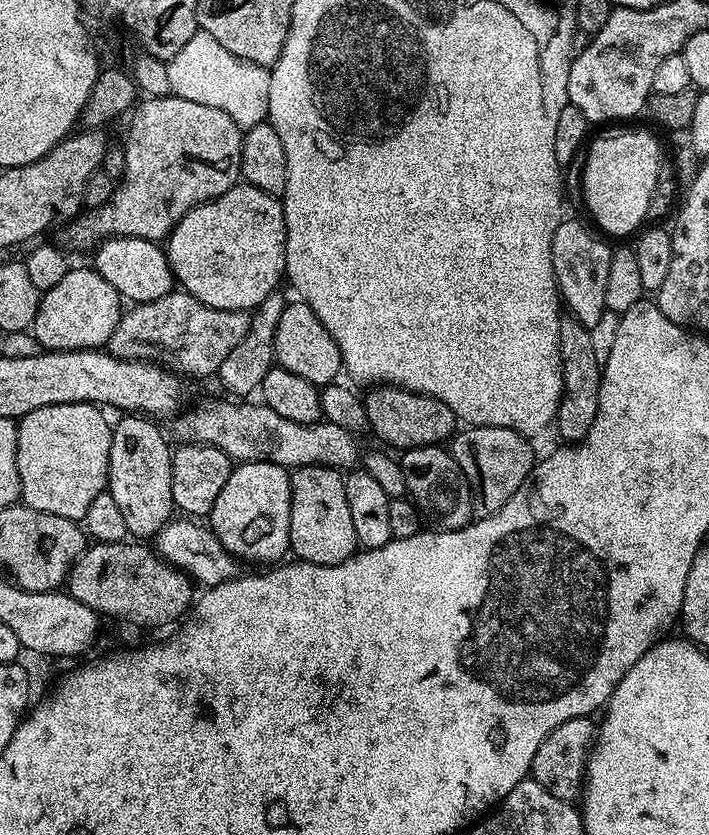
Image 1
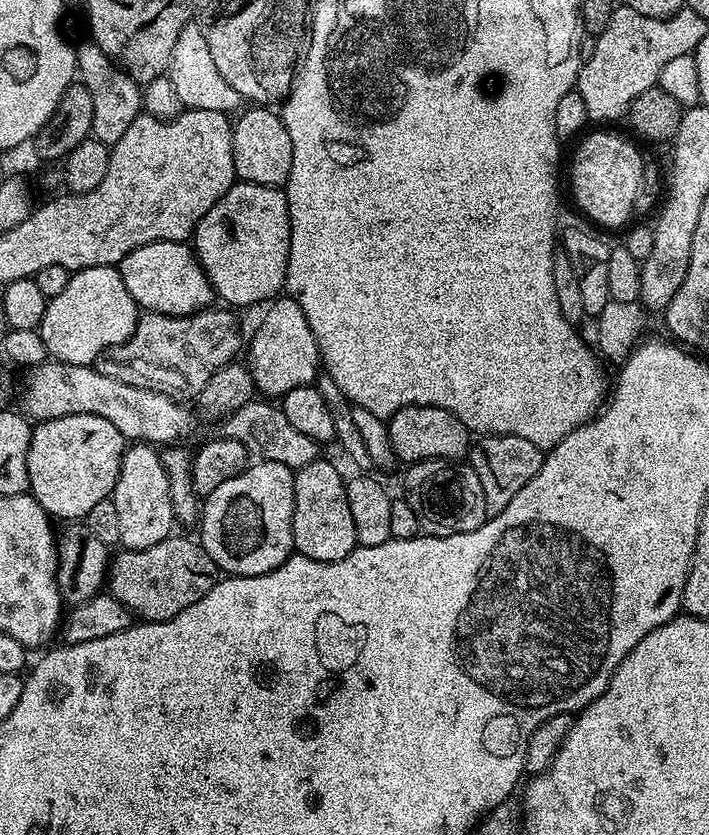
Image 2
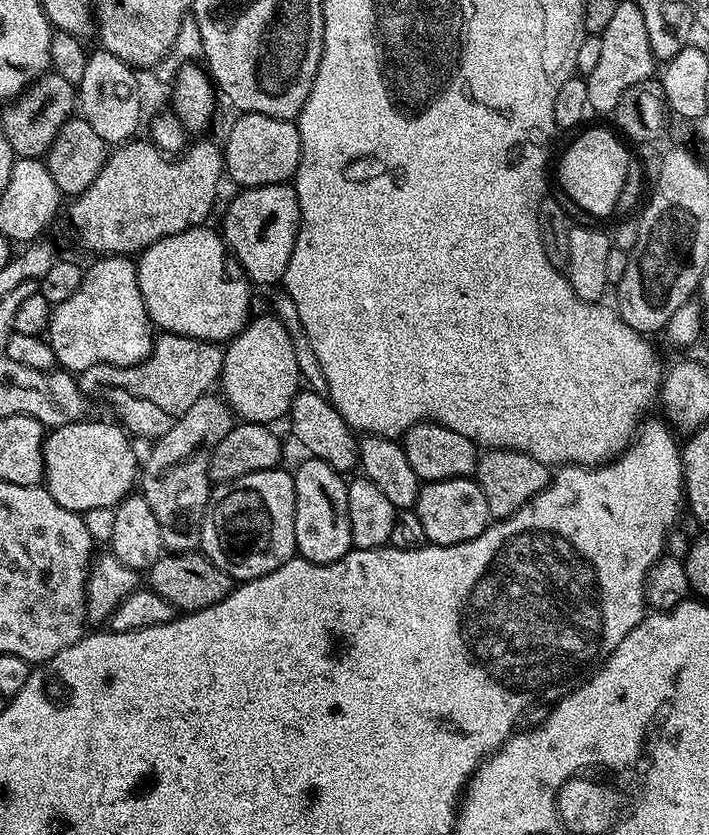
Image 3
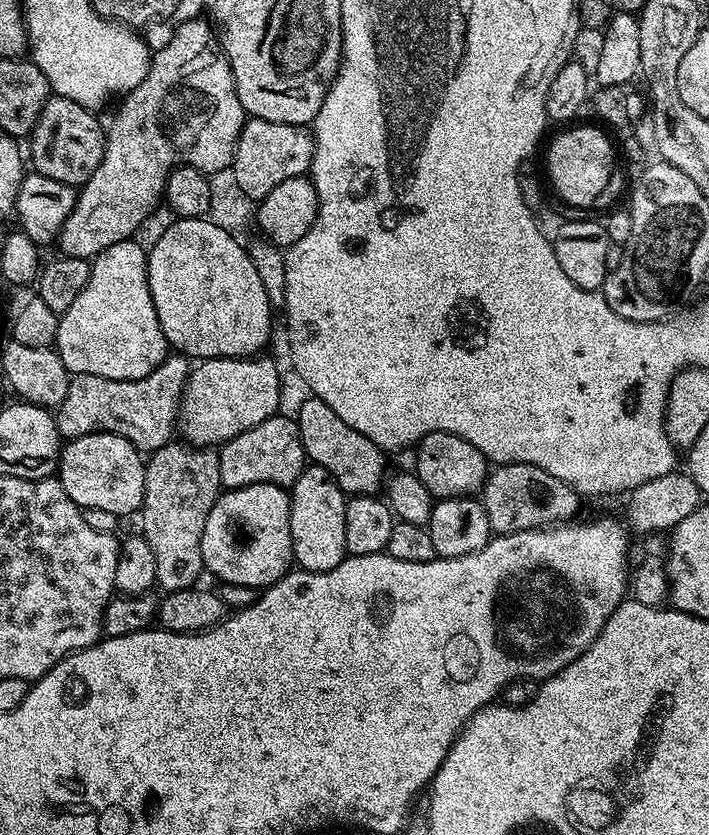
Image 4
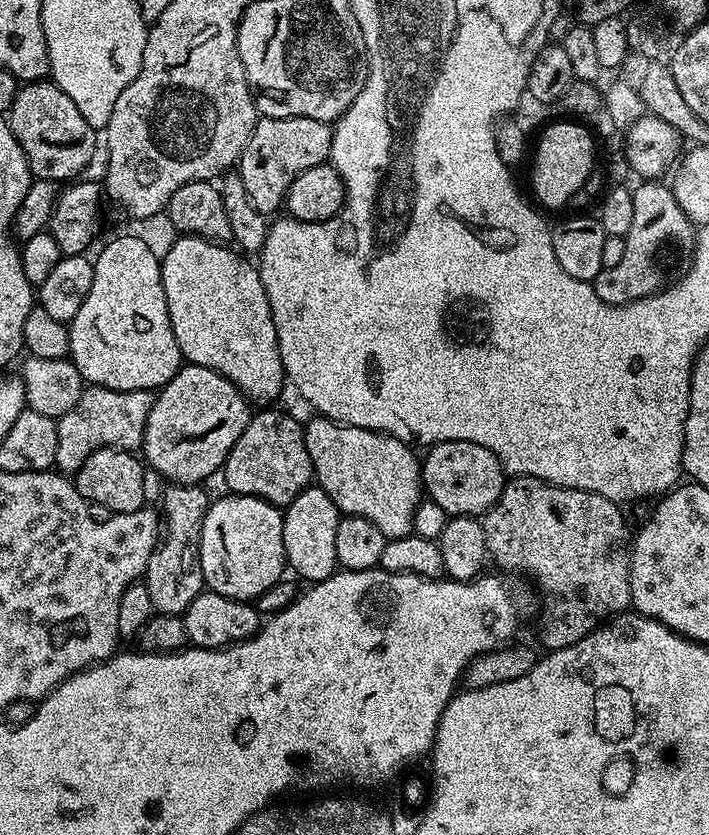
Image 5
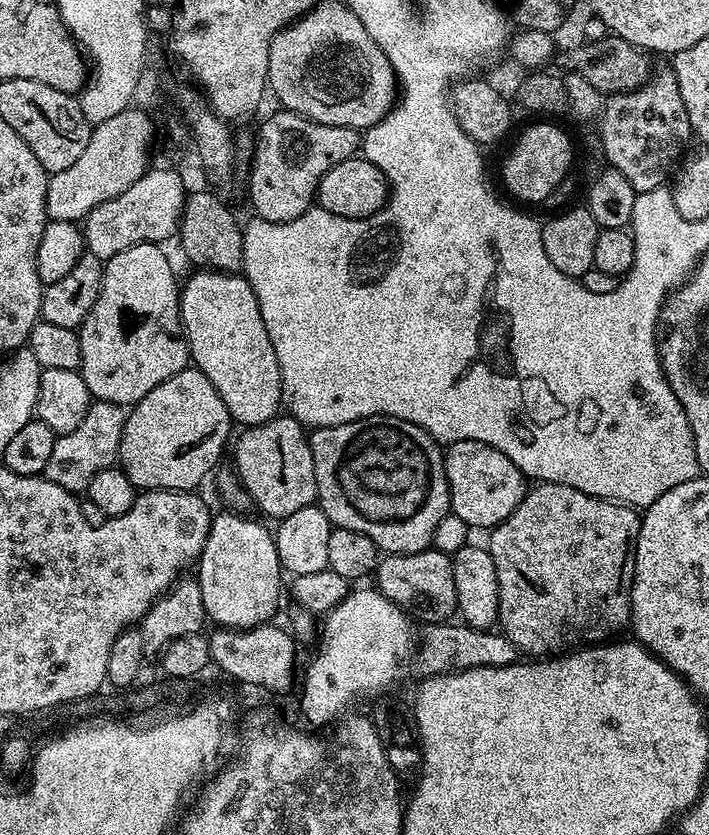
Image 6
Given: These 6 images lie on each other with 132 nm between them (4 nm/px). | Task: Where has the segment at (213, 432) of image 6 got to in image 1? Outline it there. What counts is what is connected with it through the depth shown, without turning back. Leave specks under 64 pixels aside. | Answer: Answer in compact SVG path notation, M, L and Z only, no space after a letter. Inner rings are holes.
M299 298L293 301L293 304L292 301L285 303L282 318L278 318L278 330L274 334L275 363L290 370L290 374L298 374L298 378L306 378L311 384L331 384L342 372L338 342L334 342L330 330L322 326L318 314L314 314L308 304Z

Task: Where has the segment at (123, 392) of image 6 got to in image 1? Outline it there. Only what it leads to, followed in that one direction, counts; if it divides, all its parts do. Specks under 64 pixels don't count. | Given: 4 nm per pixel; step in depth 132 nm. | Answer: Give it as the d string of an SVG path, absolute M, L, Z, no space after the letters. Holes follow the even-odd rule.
M72 266L69 267L66 278L58 282L58 286L54 286L41 295L38 314L34 318L30 331L38 338L41 349L50 352L73 352L83 348L100 350L107 345L110 334L114 334L118 326L122 315L120 304L122 305L122 297L118 294L118 290L114 290L114 286L110 286L110 282L106 282L106 278L102 278L102 274L98 274L95 267L76 268Z

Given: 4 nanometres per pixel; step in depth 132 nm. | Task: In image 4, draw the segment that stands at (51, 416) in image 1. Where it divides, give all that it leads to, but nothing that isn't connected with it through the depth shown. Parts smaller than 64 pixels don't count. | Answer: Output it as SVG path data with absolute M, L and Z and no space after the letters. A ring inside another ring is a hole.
M95 432L67 441L60 450L58 479L81 510L107 510L117 518L139 513L144 505L145 457L140 449L118 434Z

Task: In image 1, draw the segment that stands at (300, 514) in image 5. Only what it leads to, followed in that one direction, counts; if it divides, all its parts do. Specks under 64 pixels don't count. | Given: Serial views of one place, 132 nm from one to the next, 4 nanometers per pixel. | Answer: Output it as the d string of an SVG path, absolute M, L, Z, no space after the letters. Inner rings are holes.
M324 464L302 466L291 473L290 538L288 546L297 561L318 566L346 562L358 551L350 505L346 503L344 476Z

